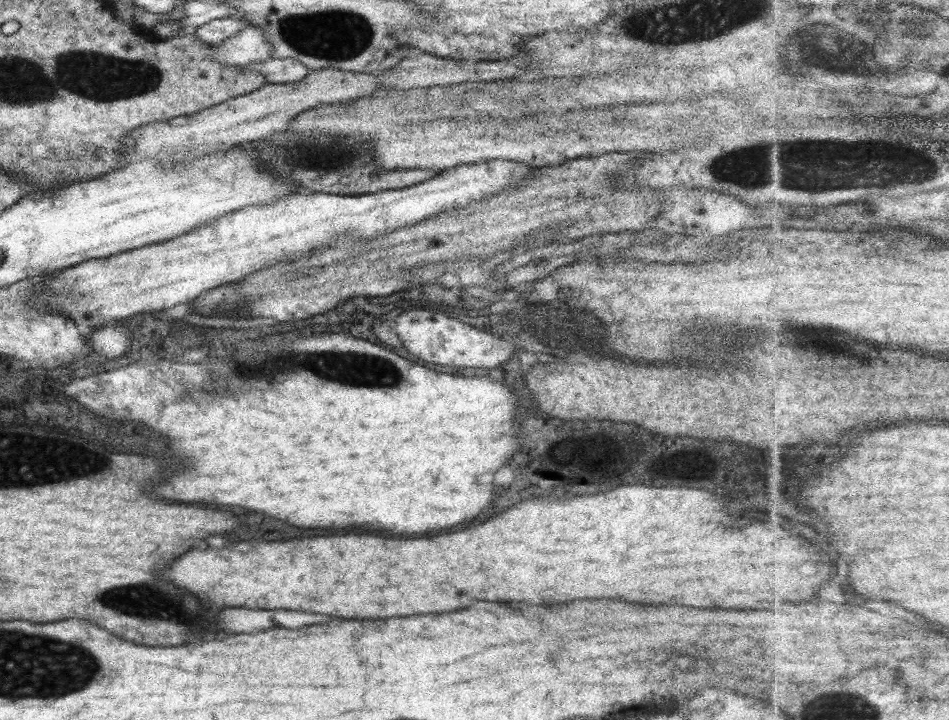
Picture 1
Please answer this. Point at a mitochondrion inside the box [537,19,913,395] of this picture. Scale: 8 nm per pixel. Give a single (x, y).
(817, 53)

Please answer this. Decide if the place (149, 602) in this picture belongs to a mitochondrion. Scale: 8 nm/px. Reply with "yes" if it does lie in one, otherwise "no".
yes

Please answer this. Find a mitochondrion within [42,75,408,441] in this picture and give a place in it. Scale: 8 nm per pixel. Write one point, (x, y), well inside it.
(352, 370)

